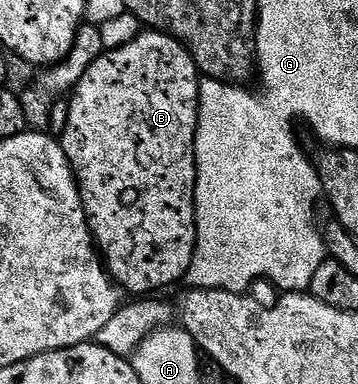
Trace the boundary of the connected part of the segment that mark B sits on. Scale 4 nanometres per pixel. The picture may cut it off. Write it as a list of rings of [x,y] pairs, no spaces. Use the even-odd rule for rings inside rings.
[[[150,28],[140,32],[131,43],[115,50],[104,49],[103,55],[81,76],[81,80],[70,95],[71,107],[67,110],[67,123],[63,126],[61,141],[63,151],[69,160],[71,170],[75,174],[75,183],[79,185],[79,195],[85,208],[87,223],[96,247],[101,251],[101,257],[107,267],[108,274],[116,283],[131,296],[151,296],[154,290],[163,290],[174,282],[183,282],[187,277],[187,269],[195,255],[195,133],[199,127],[199,84],[201,75],[191,53],[185,49],[172,34],[163,34]]]

